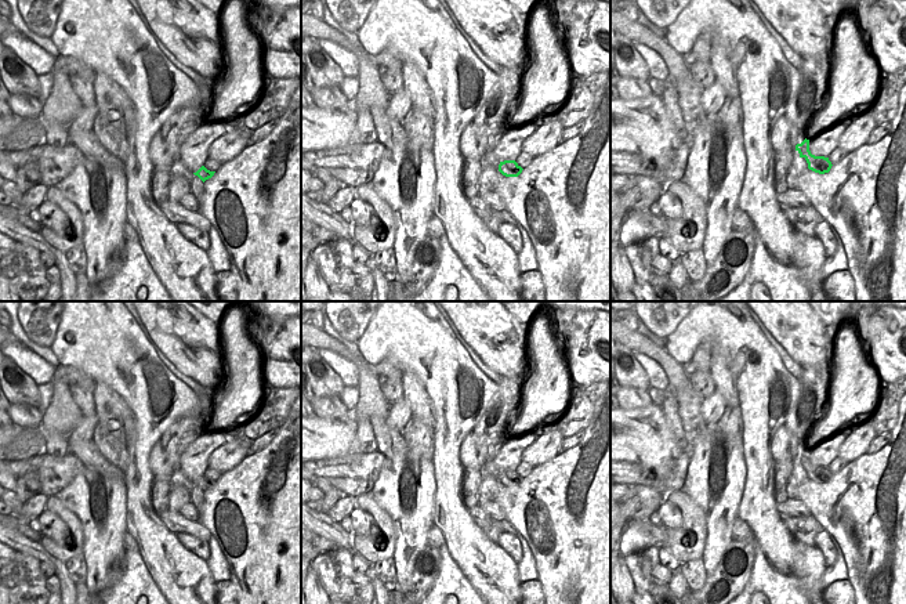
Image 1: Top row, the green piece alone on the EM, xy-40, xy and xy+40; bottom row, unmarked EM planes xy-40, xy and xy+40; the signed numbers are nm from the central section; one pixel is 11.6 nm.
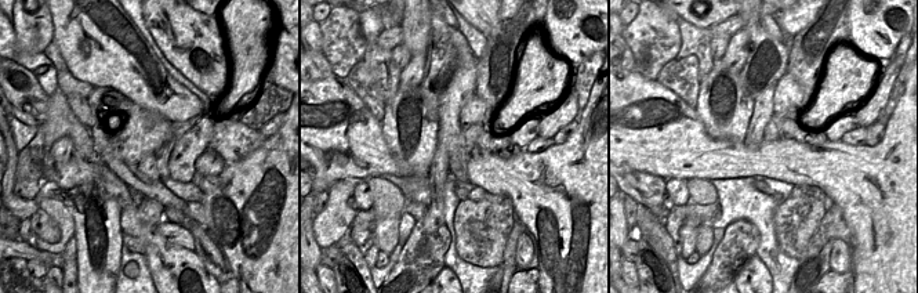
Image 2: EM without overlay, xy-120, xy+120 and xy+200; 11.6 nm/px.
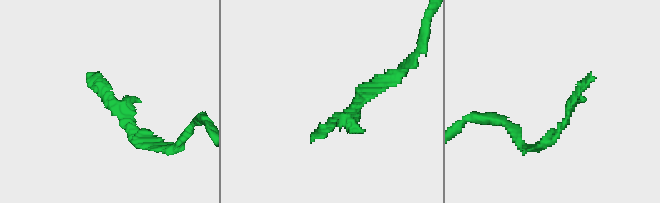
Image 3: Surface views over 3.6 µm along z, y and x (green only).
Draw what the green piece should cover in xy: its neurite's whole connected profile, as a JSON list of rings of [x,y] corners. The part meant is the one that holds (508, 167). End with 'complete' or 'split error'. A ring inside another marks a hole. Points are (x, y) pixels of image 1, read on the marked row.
[[[504,160],[499,164],[499,171],[505,177],[518,177],[522,170],[523,169],[515,160]]]; complete

